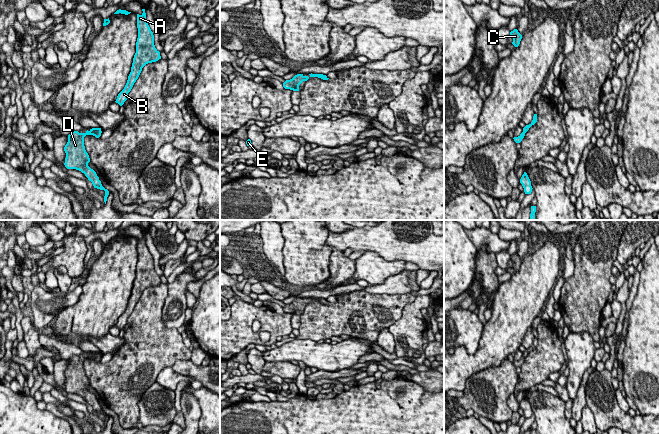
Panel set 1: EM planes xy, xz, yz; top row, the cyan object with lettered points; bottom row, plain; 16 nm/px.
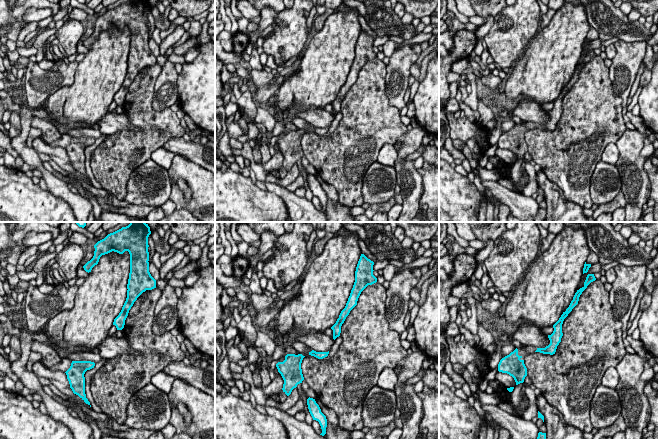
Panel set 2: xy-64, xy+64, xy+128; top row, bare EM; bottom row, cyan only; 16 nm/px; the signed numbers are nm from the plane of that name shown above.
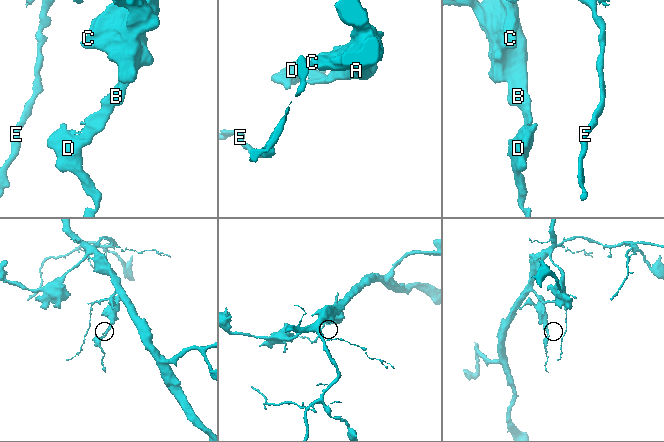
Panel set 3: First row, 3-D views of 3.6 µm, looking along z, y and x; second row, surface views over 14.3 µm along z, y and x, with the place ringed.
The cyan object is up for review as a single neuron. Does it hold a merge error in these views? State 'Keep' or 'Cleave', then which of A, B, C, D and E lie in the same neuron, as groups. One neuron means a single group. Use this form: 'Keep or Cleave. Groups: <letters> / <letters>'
Keep. Groups: A B C D E

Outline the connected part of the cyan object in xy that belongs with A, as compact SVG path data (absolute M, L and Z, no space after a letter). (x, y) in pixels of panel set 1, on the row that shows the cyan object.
M142 9L142 11L143 13L141 15L137 14L138 38L131 72L124 89L118 94L115 101L120 106L122 106L127 100L128 93L131 91L134 83L138 79L142 68L148 63L156 62L161 59L160 52L154 45L153 32L146 21L145 9Z

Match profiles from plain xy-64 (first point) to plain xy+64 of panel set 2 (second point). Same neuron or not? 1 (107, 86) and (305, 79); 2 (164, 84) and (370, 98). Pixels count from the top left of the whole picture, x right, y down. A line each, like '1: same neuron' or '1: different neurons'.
1: same neuron
2: different neurons

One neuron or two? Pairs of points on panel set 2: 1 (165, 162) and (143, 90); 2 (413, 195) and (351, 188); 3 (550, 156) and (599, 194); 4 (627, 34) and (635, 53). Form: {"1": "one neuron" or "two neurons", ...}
{"1": "two neurons", "2": "two neurons", "3": "two neurons", "4": "two neurons"}

